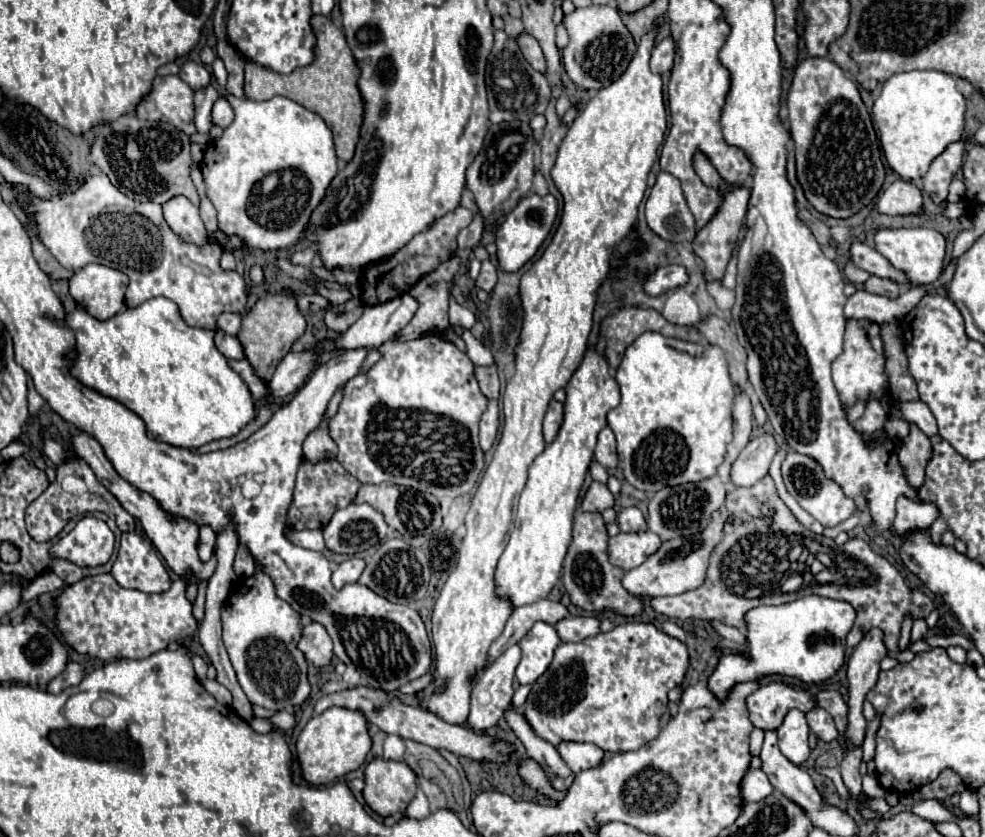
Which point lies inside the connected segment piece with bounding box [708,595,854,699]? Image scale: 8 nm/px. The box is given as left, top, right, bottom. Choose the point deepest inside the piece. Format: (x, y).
(805, 639)

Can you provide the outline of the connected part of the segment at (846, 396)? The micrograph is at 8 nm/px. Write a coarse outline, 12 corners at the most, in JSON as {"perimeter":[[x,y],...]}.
{"perimeter":[[846,323],[832,379],[846,409],[888,391],[878,323]]}

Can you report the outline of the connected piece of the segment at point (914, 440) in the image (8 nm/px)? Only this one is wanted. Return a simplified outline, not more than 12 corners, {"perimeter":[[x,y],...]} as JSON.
{"perimeter":[[910,425],[898,459],[906,477],[920,489],[932,459],[930,439]]}

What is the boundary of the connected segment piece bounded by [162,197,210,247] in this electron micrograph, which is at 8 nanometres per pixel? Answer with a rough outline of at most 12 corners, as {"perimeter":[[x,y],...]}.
{"perimeter":[[188,199],[162,205],[170,229],[204,247],[208,231]]}

